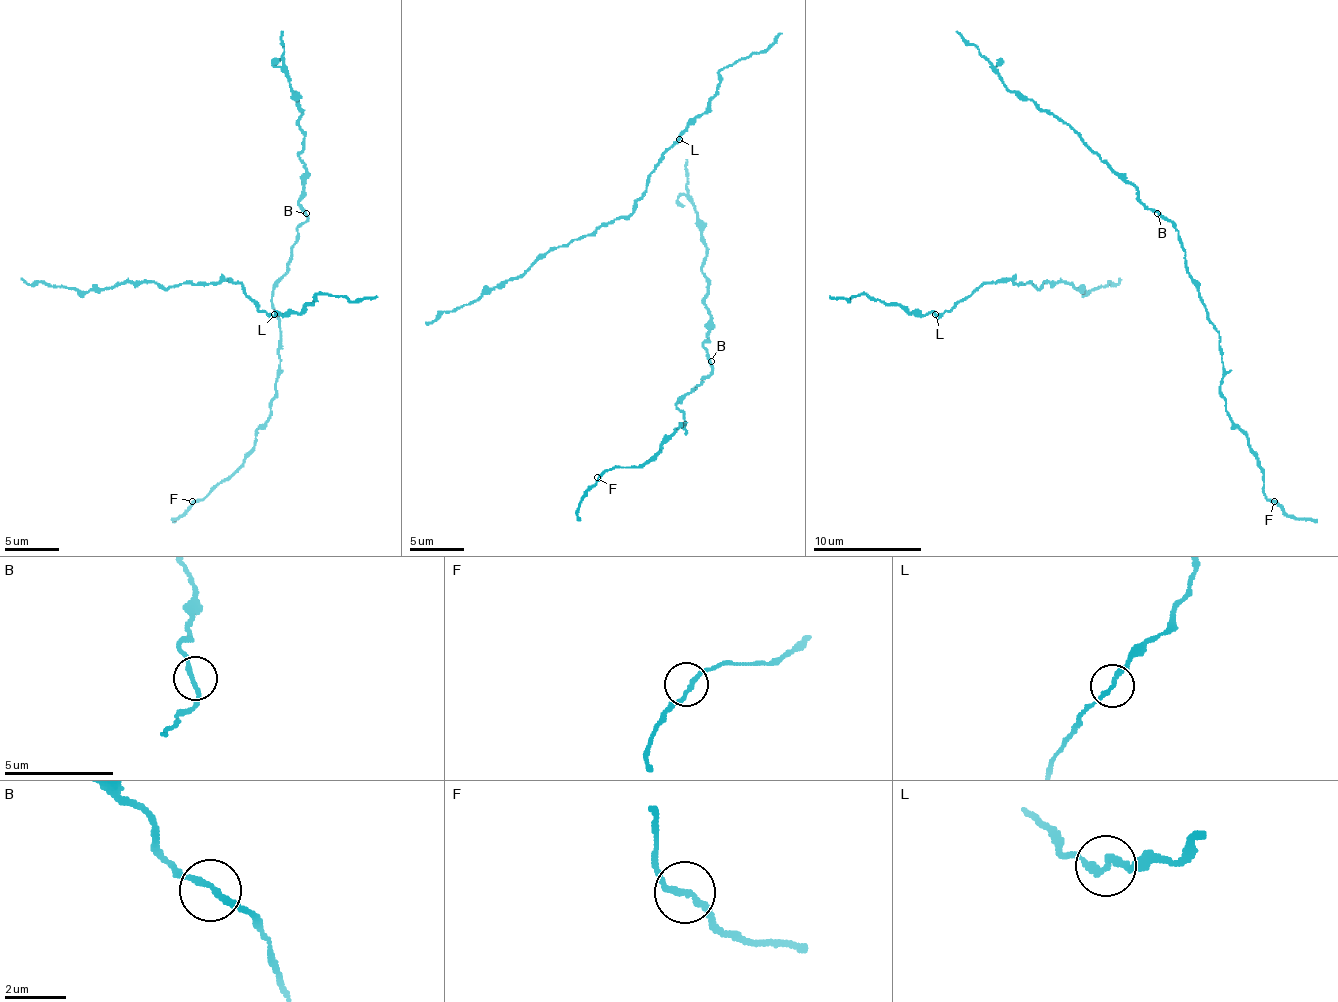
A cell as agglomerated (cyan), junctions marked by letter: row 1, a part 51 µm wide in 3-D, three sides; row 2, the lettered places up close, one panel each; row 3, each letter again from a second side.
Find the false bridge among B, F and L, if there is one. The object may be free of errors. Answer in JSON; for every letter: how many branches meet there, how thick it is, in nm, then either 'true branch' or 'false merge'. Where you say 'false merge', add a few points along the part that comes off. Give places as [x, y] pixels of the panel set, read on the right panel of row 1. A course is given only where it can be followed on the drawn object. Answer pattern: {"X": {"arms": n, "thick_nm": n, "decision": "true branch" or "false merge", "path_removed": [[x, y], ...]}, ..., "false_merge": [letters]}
{"B": {"arms": 2, "thick_nm": 200, "decision": "true branch"}, "F": {"arms": 2, "thick_nm": 200, "decision": "true branch"}, "L": {"arms": 2, "thick_nm": 200, "decision": "true branch"}, "false_merge": []}

